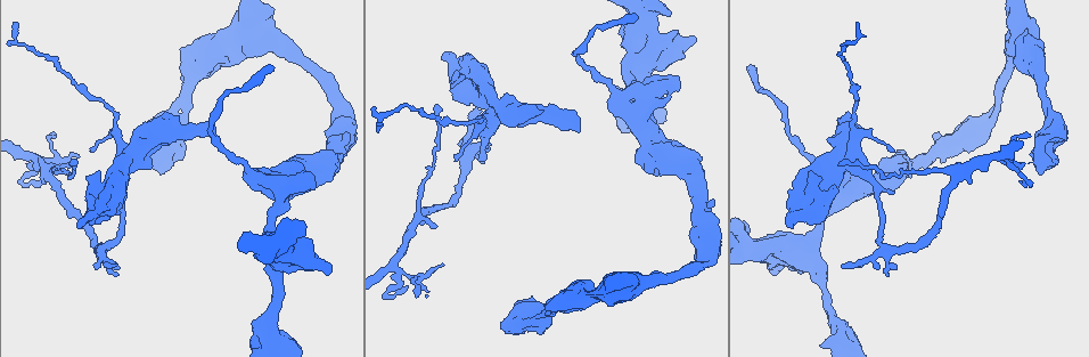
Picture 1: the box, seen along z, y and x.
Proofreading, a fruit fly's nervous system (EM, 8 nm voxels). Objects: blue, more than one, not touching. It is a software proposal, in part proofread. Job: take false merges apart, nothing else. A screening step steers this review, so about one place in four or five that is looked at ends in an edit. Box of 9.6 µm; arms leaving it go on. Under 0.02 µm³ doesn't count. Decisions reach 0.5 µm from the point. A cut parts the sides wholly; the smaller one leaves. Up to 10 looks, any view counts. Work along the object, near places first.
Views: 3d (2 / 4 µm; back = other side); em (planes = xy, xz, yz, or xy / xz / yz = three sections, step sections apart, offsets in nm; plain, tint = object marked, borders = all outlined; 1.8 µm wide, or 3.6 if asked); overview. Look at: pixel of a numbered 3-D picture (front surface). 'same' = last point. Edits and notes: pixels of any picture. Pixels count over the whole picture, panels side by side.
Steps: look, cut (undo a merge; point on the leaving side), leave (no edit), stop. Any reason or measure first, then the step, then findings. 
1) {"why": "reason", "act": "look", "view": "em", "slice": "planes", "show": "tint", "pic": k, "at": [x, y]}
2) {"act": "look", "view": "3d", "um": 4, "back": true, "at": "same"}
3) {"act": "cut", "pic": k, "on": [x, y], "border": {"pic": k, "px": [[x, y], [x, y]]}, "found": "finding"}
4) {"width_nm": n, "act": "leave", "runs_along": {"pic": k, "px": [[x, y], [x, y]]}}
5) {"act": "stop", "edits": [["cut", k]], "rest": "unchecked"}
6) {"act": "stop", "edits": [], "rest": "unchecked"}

{"why": "thick turns thin", "act": "look", "view": "em", "um": 3.6, "slice": "planes", "show": "tint", "pic": 1, "at": [185, 112]}

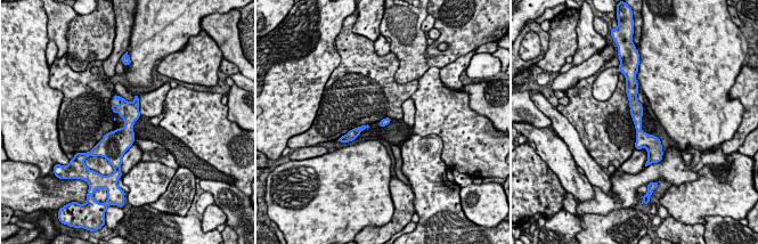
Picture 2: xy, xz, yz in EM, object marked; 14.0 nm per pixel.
{"act": "leave", "runs_along": {"pic": 2, "px": [[632, 91], [638, 131], [651, 153]]}, "found": "continuous, no second neuron"}

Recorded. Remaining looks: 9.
{"why": "calibre changes", "act": "look", "view": "3d", "um": 4, "pic": 1, "at": [810, 202]}

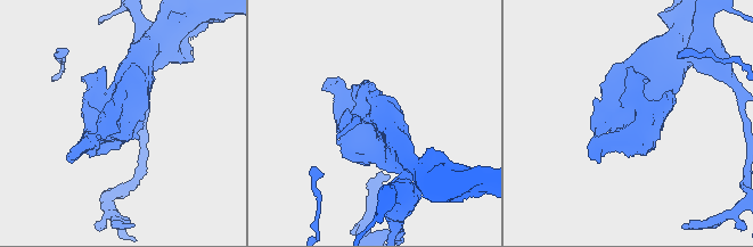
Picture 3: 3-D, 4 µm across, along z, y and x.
{"why": "need the tissue", "act": "look", "view": "em", "slice": "planes", "show": "tint", "pic": 3, "at": [633, 119]}

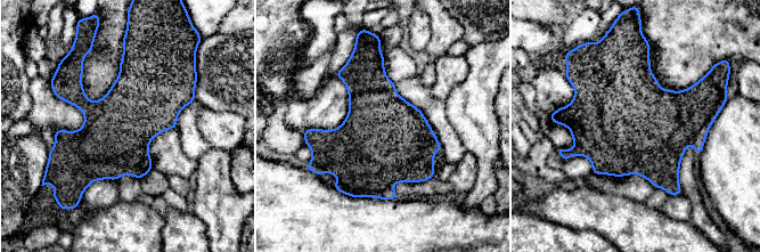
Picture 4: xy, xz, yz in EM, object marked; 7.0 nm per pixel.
{"act": "leave", "found": "all the same neuron"}

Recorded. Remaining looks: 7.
{"why": "a fork", "act": "look", "view": "em", "slice": "planes", "show": "tint", "pic": 1, "at": [884, 247]}

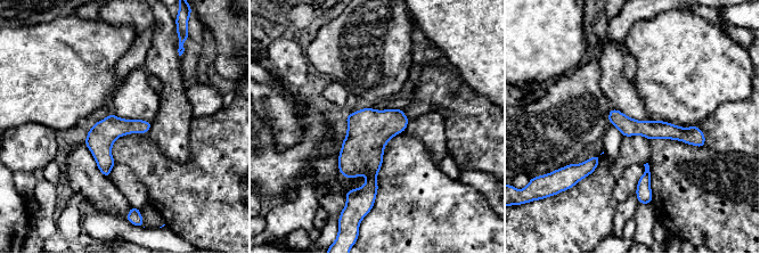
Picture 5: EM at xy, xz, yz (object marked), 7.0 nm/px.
{"act": "leave", "found": "one neuron here"}

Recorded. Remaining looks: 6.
{"why": "sudden change in width", "act": "look", "view": "em", "um": 3.6, "slice": "planes", "show": "tint", "pic": 1, "at": [842, 334]}

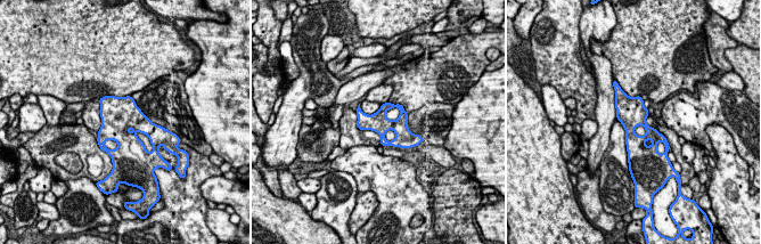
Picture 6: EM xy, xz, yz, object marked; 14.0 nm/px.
{"act": "leave", "found": "all the same neuron"}

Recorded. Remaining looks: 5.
{"act": "stop", "edits": [], "rest": "unchecked"}

